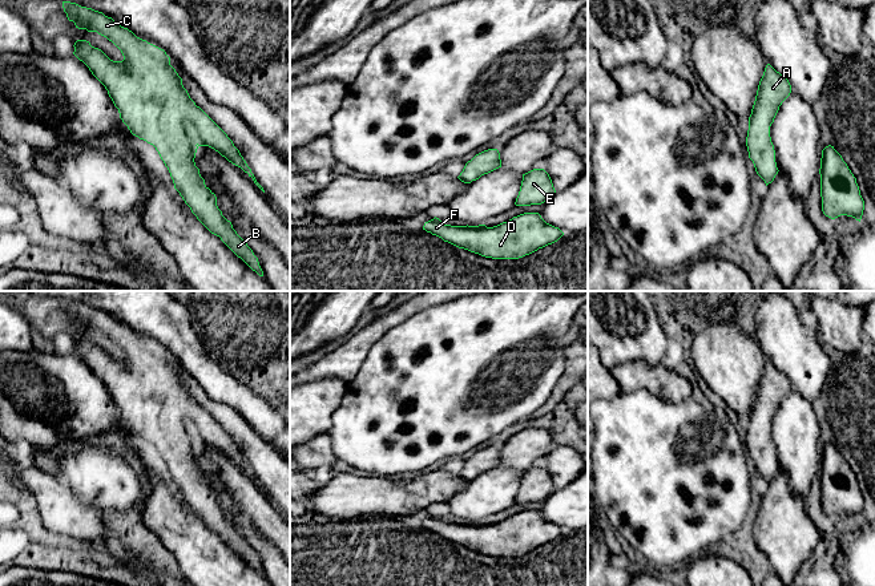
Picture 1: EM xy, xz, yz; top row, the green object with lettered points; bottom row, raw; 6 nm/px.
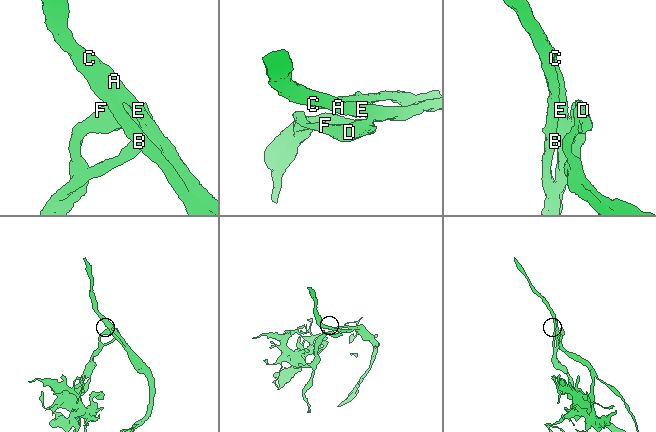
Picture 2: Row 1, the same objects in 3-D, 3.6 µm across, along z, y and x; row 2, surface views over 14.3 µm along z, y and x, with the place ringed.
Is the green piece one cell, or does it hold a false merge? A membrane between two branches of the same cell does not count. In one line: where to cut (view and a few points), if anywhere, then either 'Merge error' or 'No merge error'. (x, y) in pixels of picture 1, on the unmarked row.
No split. No merge error

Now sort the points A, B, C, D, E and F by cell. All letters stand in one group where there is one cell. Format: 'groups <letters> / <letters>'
groups A B C D E F

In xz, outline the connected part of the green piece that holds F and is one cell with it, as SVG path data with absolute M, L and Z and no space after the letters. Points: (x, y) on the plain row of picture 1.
M524 510L493 525L451 524L435 514L424 521L423 528L459 546L492 557L519 557L564 533L539 510Z

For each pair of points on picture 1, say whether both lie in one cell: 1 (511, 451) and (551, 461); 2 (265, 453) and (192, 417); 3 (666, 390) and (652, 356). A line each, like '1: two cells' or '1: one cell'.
1: one cell
2: one cell
3: two cells

